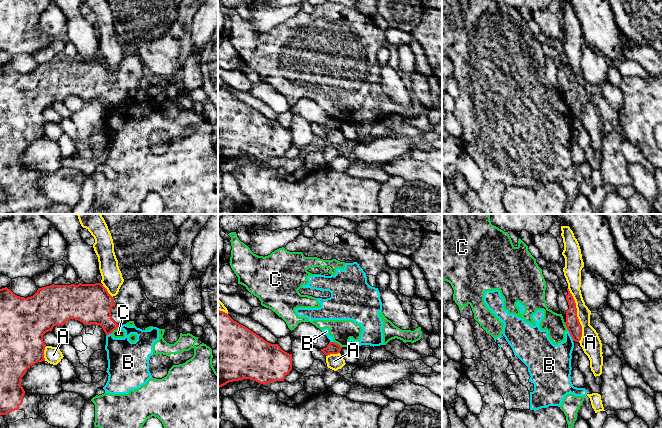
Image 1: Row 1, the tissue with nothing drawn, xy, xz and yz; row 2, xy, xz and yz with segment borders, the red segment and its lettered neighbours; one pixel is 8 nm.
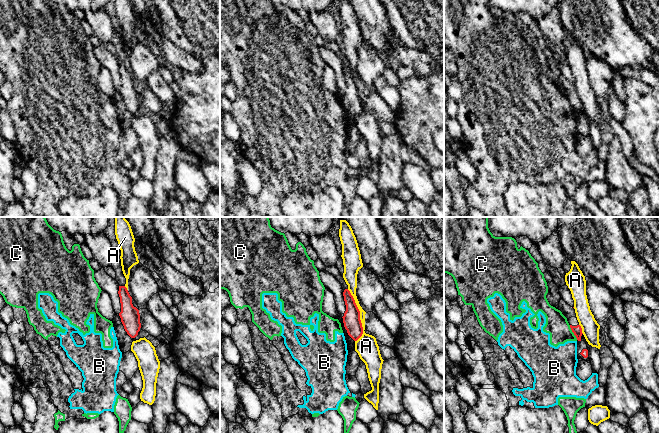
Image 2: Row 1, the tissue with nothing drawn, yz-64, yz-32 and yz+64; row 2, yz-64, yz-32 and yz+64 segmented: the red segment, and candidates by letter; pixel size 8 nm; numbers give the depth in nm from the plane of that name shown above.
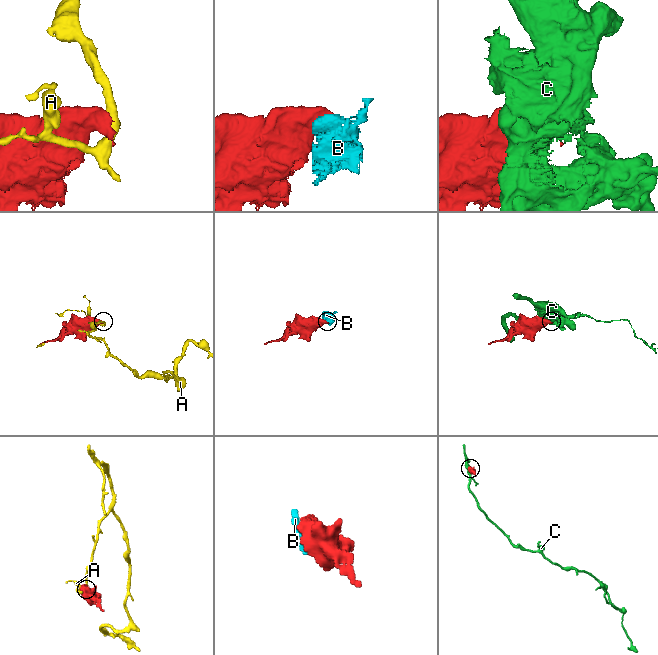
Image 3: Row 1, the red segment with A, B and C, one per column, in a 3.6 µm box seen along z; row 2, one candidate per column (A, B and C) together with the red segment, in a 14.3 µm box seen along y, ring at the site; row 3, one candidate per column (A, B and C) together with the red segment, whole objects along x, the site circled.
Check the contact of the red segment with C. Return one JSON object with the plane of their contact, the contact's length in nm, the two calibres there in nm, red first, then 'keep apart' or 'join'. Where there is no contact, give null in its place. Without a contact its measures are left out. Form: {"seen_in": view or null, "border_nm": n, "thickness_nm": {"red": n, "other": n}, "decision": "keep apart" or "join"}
{"seen_in": "xy", "border_nm": 100, "thickness_nm": {"red": 280, "other": 80}, "decision": "keep apart"}

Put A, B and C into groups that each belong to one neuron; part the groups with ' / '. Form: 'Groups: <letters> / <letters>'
Groups: A / B C

